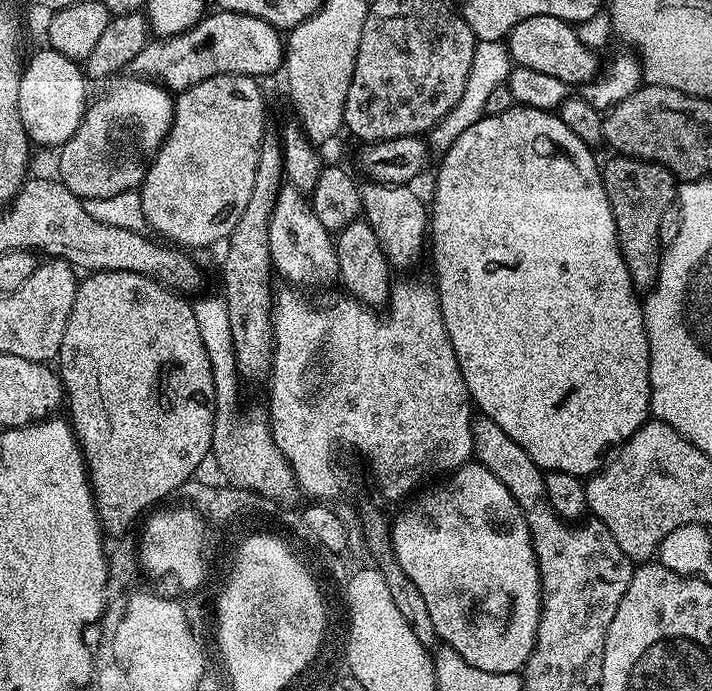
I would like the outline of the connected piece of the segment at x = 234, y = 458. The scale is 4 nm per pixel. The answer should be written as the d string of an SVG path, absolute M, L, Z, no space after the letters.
M210 294L191 303L198 332L202 337L206 354L210 357L211 373L214 374L216 394L215 432L212 435L213 461L216 460L223 474L233 487L244 488L264 498L285 498L295 489L292 467L273 441L271 425L263 418L238 418L234 415L234 404L238 400L240 379L234 362L231 339L230 316L223 295Z

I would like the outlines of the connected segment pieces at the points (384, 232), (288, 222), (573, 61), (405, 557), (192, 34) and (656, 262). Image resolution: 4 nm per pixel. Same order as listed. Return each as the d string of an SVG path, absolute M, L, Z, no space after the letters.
M364 182L360 184L360 210L363 219L368 221L370 230L378 237L378 246L382 246L382 254L388 259L389 265L396 268L412 268L420 260L420 255L425 255L426 239L430 228L430 212L420 201L420 196L415 192L415 187L407 184L374 184Z
M285 183L278 190L274 214L270 214L268 245L275 275L285 276L289 285L309 290L308 288L320 288L331 280L333 283L338 277L333 233L328 232L322 222L318 222L318 214L314 214L311 199L299 192L293 184Z
M553 16L526 18L514 26L506 37L508 53L512 55L513 65L529 67L541 74L558 78L569 86L583 86L595 79L601 71L601 61L596 61L597 53L587 48L576 37L576 29Z
M475 462L464 464L447 478L436 483L428 486L433 486L433 488L425 487L419 495L412 498L417 498L417 500L409 499L403 505L405 508L397 514L396 520L394 516L391 521L392 552L396 556L398 566L402 566L402 570L406 570L406 578L410 578L410 582L414 582L414 586L418 586L418 591L422 594L422 599L426 601L426 607L430 610L430 618L434 622L437 637L447 647L453 648L458 654L462 654L462 658L466 658L466 662L470 662L470 666L474 666L478 670L490 670L490 674L519 673L530 658L530 654L536 645L536 631L538 630L538 622L542 611L540 571L534 554L532 535L528 529L524 512L518 506L518 502L514 502L510 490L506 490L506 486L502 486L502 482L498 482L498 478L494 478L494 474L490 474L490 470L486 470L486 466Z
M209 11L193 28L176 36L153 39L130 65L137 77L151 78L163 84L169 93L185 92L198 82L215 76L261 78L271 72L279 73L284 63L285 41L281 33L262 18L237 12Z
M619 154L609 155L608 161L603 161L600 177L606 190L606 198L610 202L610 210L614 214L614 226L618 234L618 246L622 254L622 262L630 274L630 282L637 293L644 294L655 288L656 279L660 273L662 245L658 238L658 222L667 208L673 207L678 196L678 181L669 168L655 164L649 160L639 160L633 156Z

